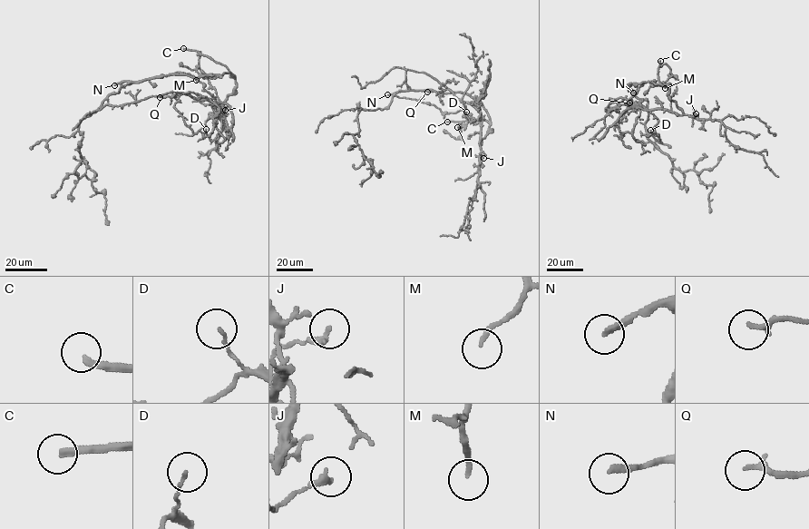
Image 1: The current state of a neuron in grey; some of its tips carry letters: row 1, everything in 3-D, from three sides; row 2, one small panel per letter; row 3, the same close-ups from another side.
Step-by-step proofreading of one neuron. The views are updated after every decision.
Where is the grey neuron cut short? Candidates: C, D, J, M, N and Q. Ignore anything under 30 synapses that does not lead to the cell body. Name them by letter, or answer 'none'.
C, N

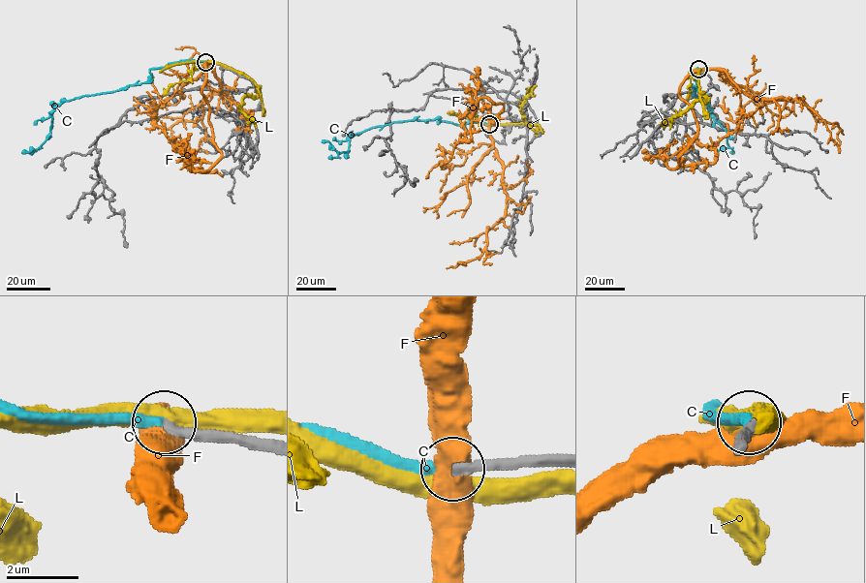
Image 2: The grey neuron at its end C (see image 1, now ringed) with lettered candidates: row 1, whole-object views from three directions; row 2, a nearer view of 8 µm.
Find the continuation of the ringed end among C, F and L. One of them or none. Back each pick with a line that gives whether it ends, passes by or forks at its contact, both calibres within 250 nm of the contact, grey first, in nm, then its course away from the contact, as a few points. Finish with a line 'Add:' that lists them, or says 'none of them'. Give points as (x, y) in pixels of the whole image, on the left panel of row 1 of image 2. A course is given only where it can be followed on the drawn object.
C: it ends; calibres 280 and 280 nm; course (205, 62), (168, 63), (149, 70), (149, 81), (63, 101), (51, 112), (50, 135), (44, 143), (21, 153)
Add: C

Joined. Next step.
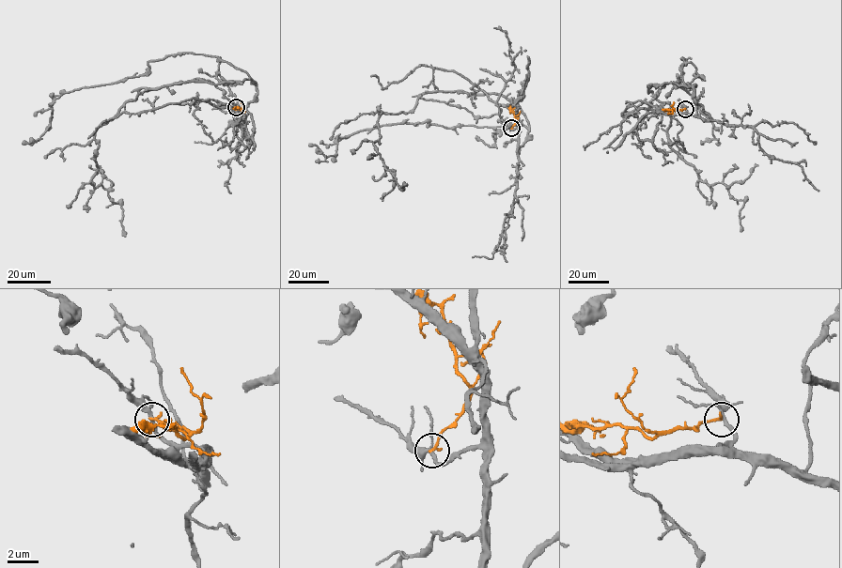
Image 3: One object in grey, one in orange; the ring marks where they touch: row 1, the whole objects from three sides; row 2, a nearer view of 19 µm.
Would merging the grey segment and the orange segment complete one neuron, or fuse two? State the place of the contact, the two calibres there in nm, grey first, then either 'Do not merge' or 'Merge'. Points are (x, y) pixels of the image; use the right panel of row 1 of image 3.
Place: (685, 109). Thickness 200 nm (grey) against 200 nm. Do not merge

